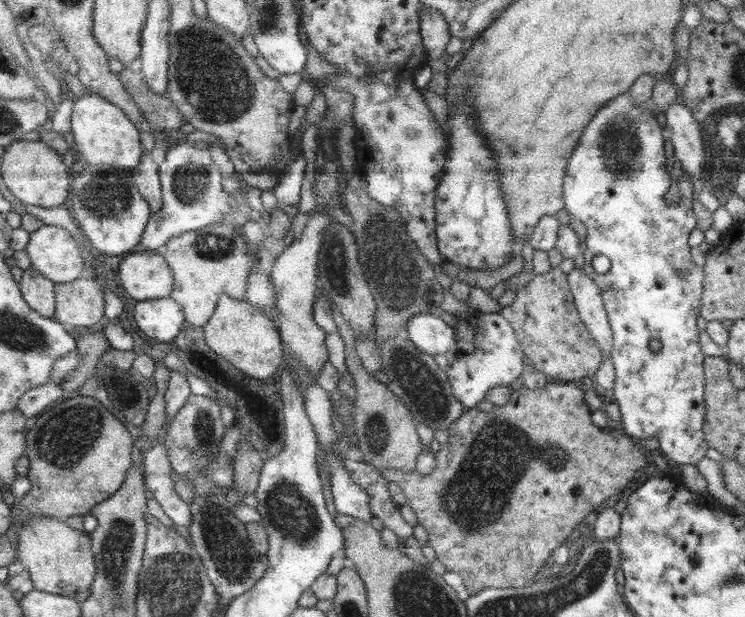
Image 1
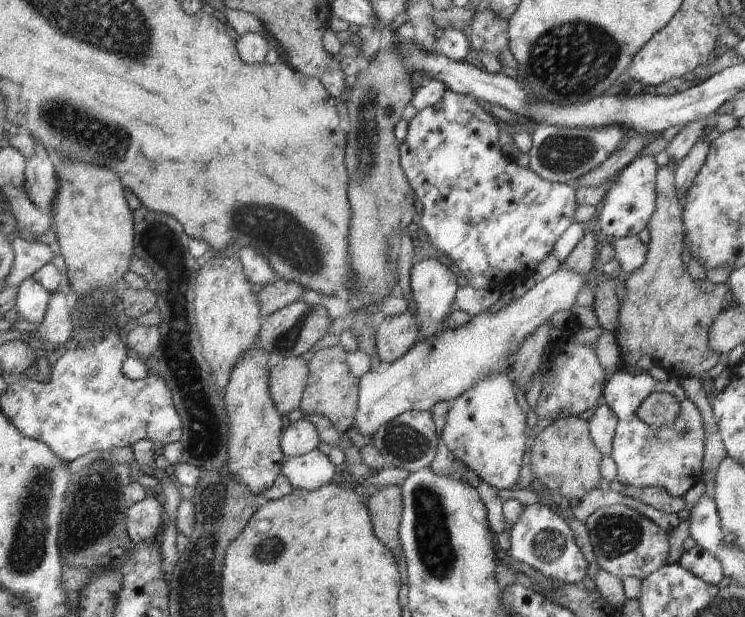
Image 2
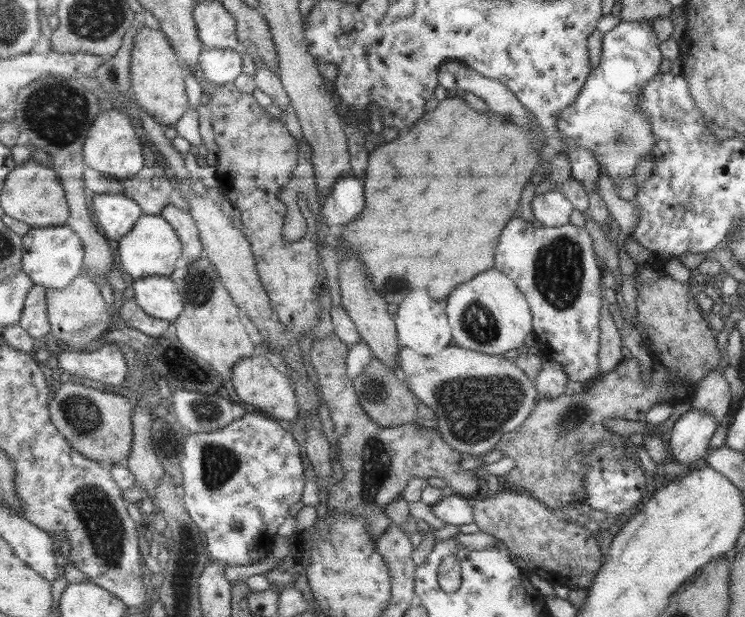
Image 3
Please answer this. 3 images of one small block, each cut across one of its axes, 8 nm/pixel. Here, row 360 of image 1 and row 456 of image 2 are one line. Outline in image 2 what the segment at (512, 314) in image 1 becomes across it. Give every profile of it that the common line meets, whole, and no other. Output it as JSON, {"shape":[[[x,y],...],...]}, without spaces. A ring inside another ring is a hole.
{"shape":[[[574,415],[559,416],[540,434],[534,436],[531,443],[531,478],[537,478],[558,501],[576,503],[588,490],[599,486],[598,482],[602,476],[598,464],[602,454],[591,442],[587,421]]]}

